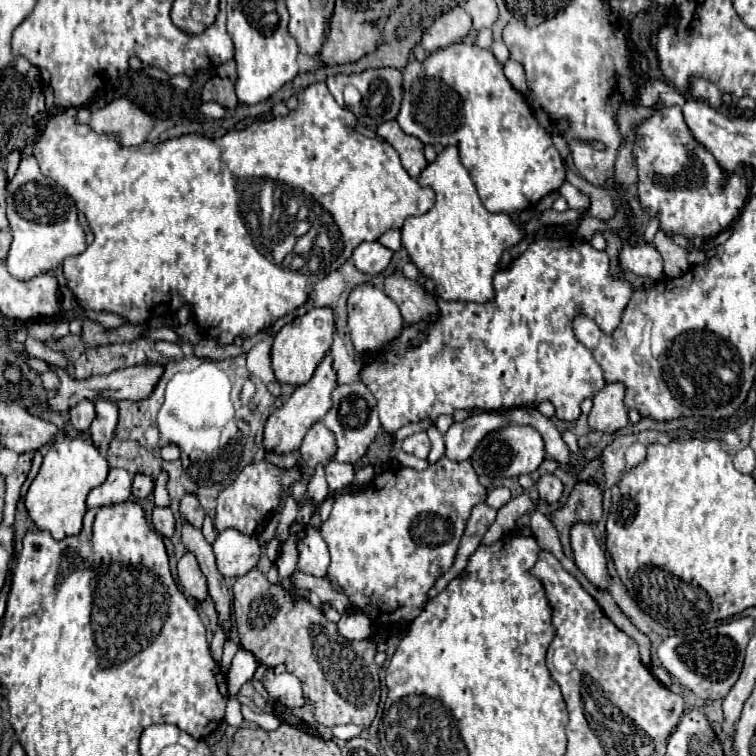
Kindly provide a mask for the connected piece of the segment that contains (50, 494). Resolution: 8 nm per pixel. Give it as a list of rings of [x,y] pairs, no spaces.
[[[72,437],[56,441],[44,455],[42,467],[26,493],[26,511],[34,525],[48,531],[54,539],[78,535],[82,531],[82,517],[86,513],[86,495],[102,485],[108,475],[106,457],[86,439]]]

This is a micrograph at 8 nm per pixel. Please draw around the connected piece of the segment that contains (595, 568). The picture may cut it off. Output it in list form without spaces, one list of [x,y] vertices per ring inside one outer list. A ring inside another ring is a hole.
[[[574,523],[570,527],[570,543],[574,551],[574,561],[578,569],[592,581],[596,587],[608,589],[608,569],[606,569],[606,555],[594,537],[592,523]]]

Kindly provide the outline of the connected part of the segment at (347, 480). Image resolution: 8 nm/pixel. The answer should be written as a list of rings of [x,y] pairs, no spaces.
[[[332,461],[326,465],[326,481],[330,487],[330,493],[336,493],[340,489],[344,489],[346,485],[350,485],[354,481],[354,465],[352,463],[338,463]]]

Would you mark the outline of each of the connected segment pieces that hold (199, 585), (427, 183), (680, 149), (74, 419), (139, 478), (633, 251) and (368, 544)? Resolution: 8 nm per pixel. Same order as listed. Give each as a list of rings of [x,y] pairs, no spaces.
[[[186,553],[178,561],[178,579],[180,579],[180,585],[186,589],[186,593],[190,597],[194,597],[196,601],[204,601],[208,597],[206,579],[204,579],[200,565],[196,563],[196,557],[192,553]]]
[[[446,147],[438,159],[422,171],[418,179],[424,183],[424,187],[432,187],[436,191],[436,205],[424,215],[408,217],[404,221],[402,247],[406,249],[416,269],[426,279],[434,281],[434,291],[444,301],[492,301],[492,277],[502,253],[508,247],[516,245],[524,235],[534,235],[542,225],[564,225],[568,221],[574,223],[582,213],[574,209],[564,213],[550,209],[546,213],[536,213],[524,225],[524,229],[518,227],[506,213],[490,213],[482,205],[466,167],[460,163],[456,147]]]
[[[662,105],[638,125],[632,157],[638,171],[638,201],[650,217],[660,219],[666,235],[716,237],[740,217],[748,201],[750,191],[742,175],[726,173],[716,157],[694,139],[678,105]]]
[[[80,401],[70,411],[70,423],[72,423],[72,427],[76,431],[82,431],[82,433],[88,431],[88,427],[90,427],[90,423],[92,423],[94,417],[96,417],[96,413],[94,413],[94,403],[92,401]]]
[[[136,473],[136,475],[134,475],[134,481],[132,481],[132,495],[134,495],[136,499],[148,497],[148,495],[152,493],[152,489],[154,489],[152,477],[142,475],[142,473]]]
[[[624,245],[620,251],[620,263],[626,271],[632,271],[642,277],[650,279],[660,279],[664,273],[664,263],[662,255],[654,245]]]
[[[446,457],[428,465],[424,471],[410,467],[386,471],[378,475],[376,483],[368,489],[338,495],[330,517],[320,529],[332,557],[328,581],[342,587],[352,605],[368,605],[362,613],[366,613],[372,621],[378,617],[378,625],[388,623],[390,615],[396,611],[404,613],[404,623],[410,623],[424,607],[428,589],[444,571],[452,567],[470,511],[474,505],[484,503],[486,495],[488,491],[480,485],[470,461],[456,463]]]

